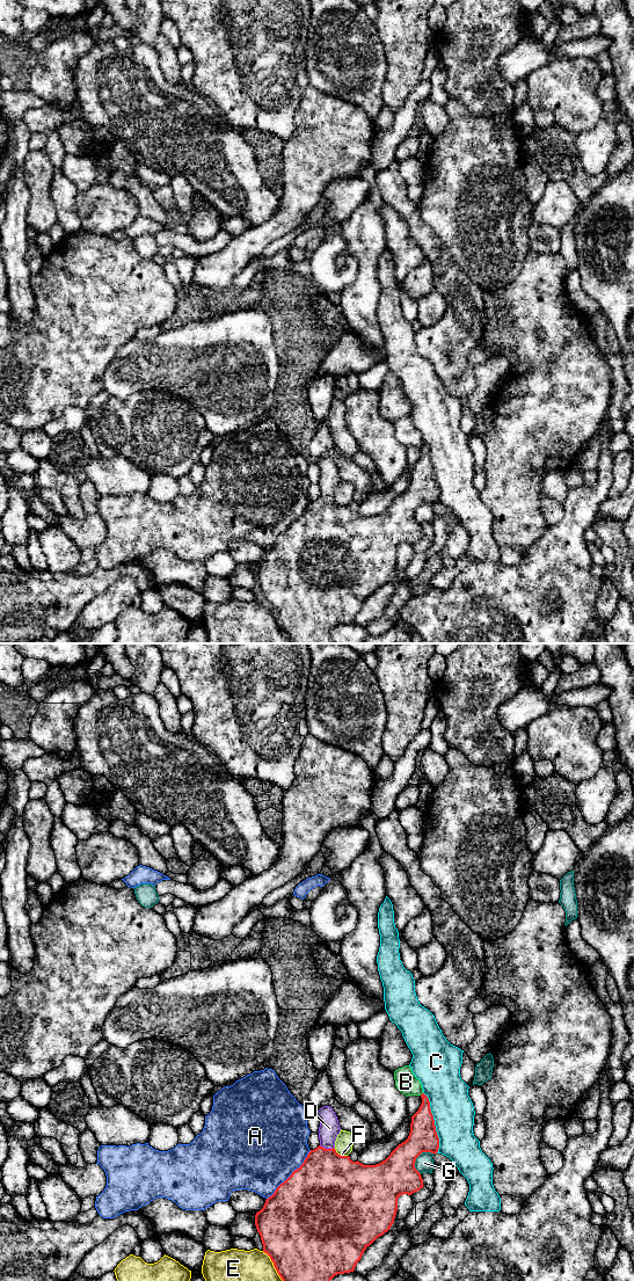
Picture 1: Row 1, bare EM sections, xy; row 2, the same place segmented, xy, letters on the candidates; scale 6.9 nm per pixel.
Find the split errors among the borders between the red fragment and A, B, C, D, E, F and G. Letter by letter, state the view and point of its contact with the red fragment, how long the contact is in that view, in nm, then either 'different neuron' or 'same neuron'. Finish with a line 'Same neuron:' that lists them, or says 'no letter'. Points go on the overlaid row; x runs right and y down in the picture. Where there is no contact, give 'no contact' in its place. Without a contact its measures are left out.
A: contact xy (291, 1174); length 460 nm; different neuron
B: no contact; different neuron
C: contact xy (434, 1122); length 440 nm; different neuron
D: contact xy (327, 1149); length 110 nm; same neuron
E: contact xy (274, 1265); length 260 nm; different neuron
F: contact xy (340, 1155); length 110 nm; different neuron
G: contact xy (416, 1157); length 180 nm; different neuron
Same neuron: D

